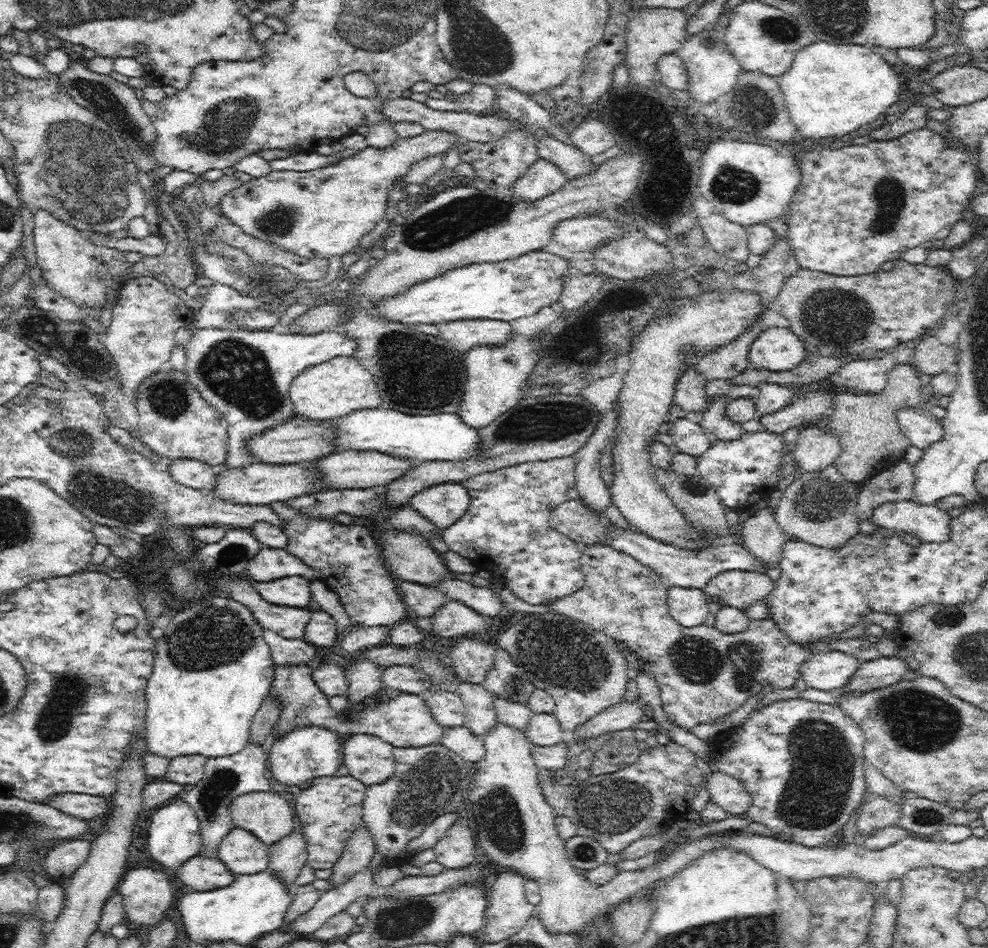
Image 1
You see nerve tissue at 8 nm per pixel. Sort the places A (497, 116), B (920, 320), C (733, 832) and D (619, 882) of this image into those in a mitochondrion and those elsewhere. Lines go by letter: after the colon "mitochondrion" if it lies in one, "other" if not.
A: other
B: other
C: other
D: other

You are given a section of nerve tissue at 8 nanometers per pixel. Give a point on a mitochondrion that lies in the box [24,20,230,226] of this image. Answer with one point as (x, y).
(100, 96)

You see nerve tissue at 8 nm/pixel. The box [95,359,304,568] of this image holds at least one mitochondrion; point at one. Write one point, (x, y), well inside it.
(166, 395)

